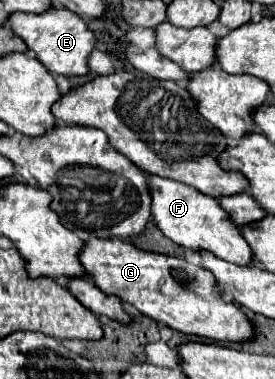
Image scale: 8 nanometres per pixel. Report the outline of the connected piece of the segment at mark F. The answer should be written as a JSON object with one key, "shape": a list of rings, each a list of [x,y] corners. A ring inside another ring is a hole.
{"shape":[[[148,174],[150,190],[152,190],[152,216],[156,226],[168,236],[172,242],[192,250],[192,252],[212,252],[214,256],[238,264],[238,266],[250,266],[254,260],[252,248],[244,240],[242,232],[238,230],[232,220],[228,220],[228,214],[220,208],[220,202],[212,196],[204,196],[202,192],[196,192],[196,188],[180,184],[176,180],[160,178]]]}

